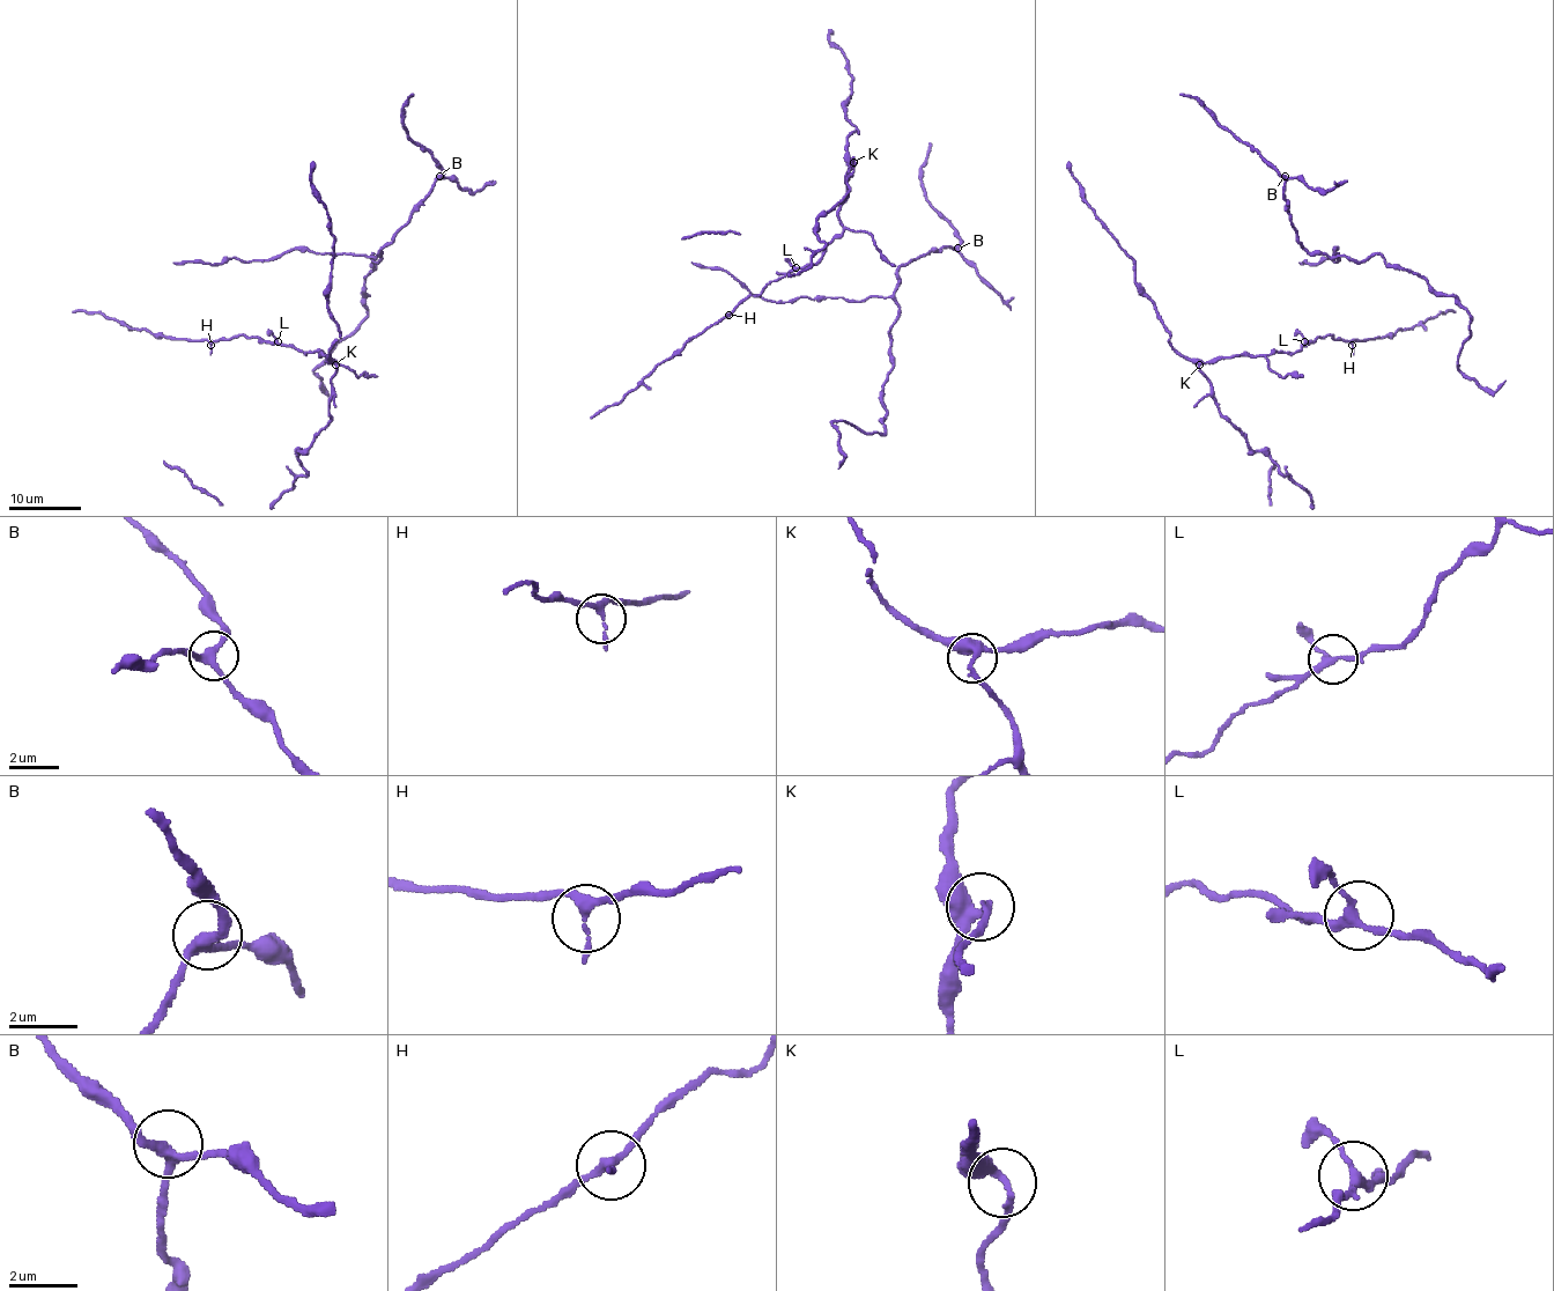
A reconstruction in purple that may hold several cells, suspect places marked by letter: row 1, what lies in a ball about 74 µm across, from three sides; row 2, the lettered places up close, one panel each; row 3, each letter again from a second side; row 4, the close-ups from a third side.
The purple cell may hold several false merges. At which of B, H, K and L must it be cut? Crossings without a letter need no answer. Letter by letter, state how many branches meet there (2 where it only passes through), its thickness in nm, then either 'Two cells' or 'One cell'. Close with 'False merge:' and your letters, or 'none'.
B: Branches: 3. Thickness 280 nm. One cell
H: Branches: 3. Thickness 200 nm. One cell
K: Branches: 3. Thickness 260 nm. One cell
L: Branches: 3. Thickness 200 nm. One cell
False merge: none

